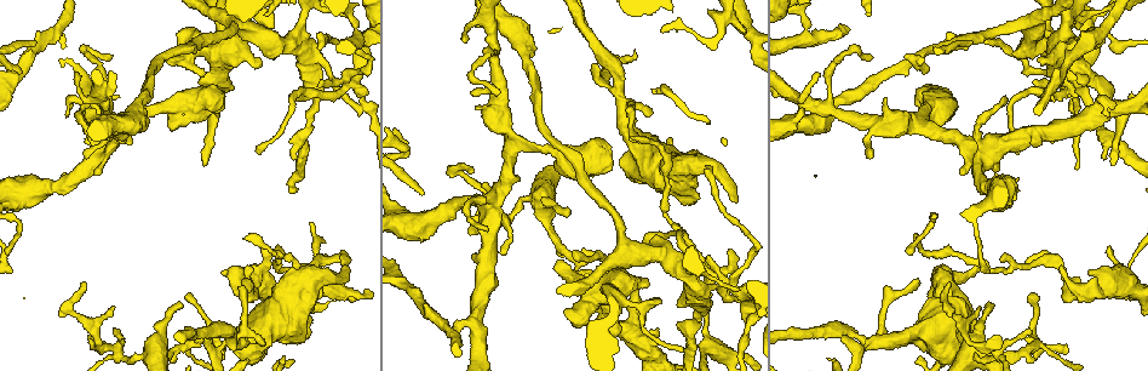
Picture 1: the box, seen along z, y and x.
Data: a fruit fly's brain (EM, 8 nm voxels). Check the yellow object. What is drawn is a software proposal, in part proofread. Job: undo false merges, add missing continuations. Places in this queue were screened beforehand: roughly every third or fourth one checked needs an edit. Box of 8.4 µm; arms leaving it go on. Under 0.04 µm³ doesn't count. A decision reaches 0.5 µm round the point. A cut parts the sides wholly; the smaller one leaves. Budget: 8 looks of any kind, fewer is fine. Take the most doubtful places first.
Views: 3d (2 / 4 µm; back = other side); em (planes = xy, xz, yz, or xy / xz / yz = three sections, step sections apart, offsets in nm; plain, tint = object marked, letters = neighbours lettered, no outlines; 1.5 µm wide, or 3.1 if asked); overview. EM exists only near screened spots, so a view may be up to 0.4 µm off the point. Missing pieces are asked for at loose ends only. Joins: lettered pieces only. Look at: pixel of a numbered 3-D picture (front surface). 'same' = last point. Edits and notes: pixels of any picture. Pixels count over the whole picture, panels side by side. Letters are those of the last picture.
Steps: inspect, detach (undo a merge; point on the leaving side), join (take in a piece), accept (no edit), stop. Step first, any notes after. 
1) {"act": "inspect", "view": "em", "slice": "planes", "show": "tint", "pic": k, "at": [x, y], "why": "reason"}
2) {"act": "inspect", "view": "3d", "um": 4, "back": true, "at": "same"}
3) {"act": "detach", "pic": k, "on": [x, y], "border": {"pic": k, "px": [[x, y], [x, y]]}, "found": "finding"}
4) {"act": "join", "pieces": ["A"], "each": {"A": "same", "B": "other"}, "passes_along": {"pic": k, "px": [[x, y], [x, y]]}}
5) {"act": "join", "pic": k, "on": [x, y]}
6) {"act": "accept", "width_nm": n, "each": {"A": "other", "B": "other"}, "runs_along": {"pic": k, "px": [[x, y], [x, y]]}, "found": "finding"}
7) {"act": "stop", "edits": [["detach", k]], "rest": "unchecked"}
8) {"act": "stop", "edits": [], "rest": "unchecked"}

{"act": "inspect", "view": "em", "slice": "planes", "show": "letters", "pic": 1, "at": [338, 86]}

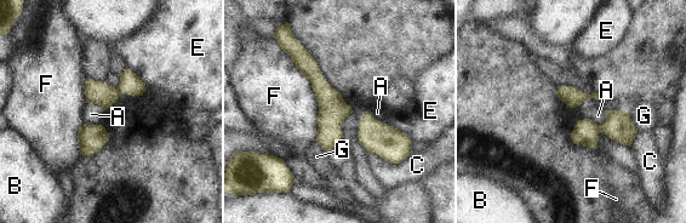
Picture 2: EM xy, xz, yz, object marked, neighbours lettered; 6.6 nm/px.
{"act": "detach", "pic": 2, "on": [618, 126], "longest_contact_nm": ["F", 650], "each": {"A": "other", "B": "other", "C": "other", "E": "other", "F": "other", "G": "other"}, "part_leaving": {"pic": 2, "px": [[293, 55], [329, 98], [329, 148]]}, "found": "a second neuron is stuck on"}

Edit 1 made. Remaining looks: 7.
{"act": "inspect", "view": "overview"}

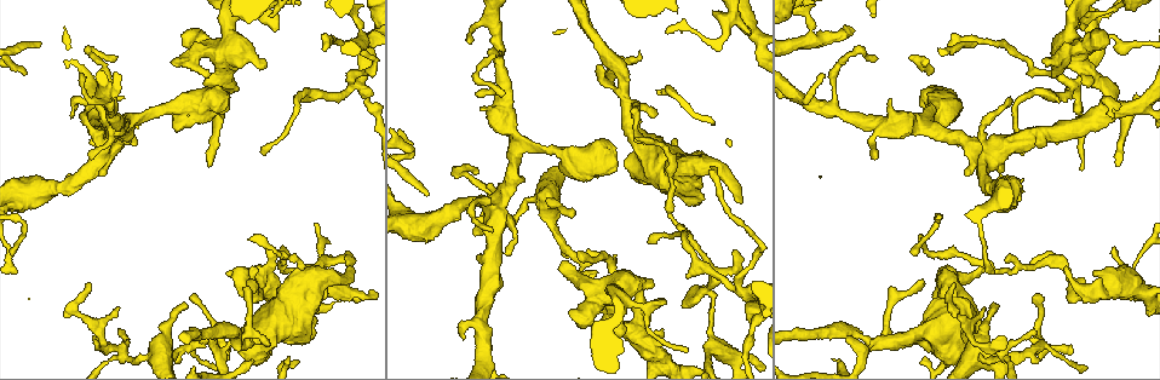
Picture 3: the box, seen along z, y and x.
{"act": "inspect", "view": "3d", "um": 2, "pic": 3, "at": [623, 95], "why": "a narrow waist"}

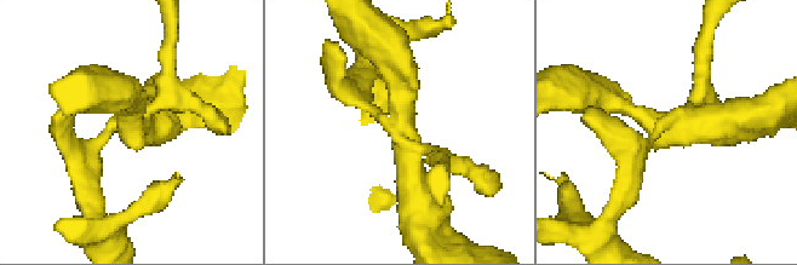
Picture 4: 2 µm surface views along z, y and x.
{"act": "inspect", "view": "em", "slice": "xz", "step": 4, "show": "tint", "pic": 4, "at": [666, 127]}

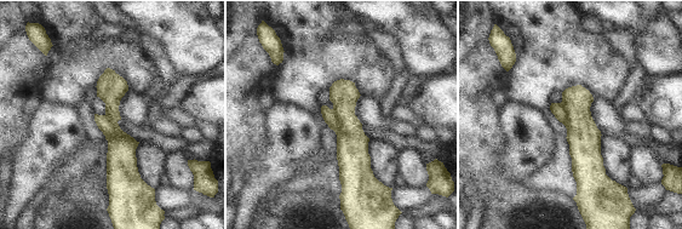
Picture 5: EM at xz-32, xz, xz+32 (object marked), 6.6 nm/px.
{"act": "inspect", "view": "em", "slice": "planes", "show": "letters", "at": "same"}

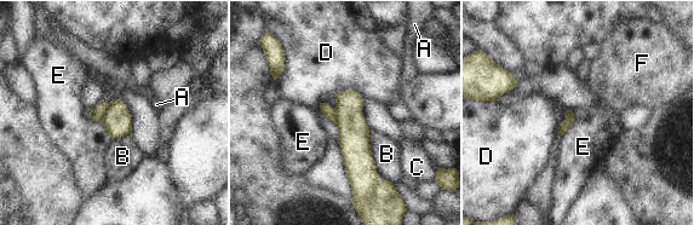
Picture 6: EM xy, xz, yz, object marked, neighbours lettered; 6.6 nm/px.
{"act": "accept", "width_nm": 80, "longest_contact_nm": ["B", 400], "each": {"A": "other", "B": "other", "C": "other", "D": "other", "E": "other", "F": "other"}, "found": "all the same neuron"}

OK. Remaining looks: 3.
{"act": "inspect", "view": "em", "slice": "planes", "show": "tint", "pic": 3, "at": [1070, 354], "why": "thin end"}

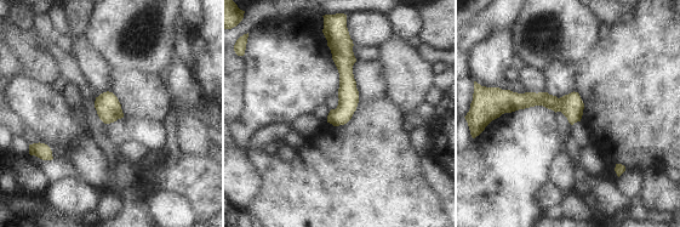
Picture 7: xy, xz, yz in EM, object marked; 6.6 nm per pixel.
{"act": "inspect", "view": "em", "slice": "planes", "show": "letters", "at": "same", "why": "see the neighbours"}

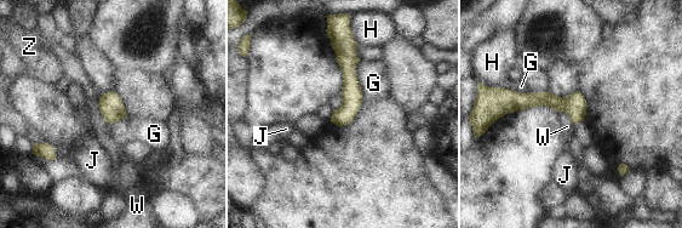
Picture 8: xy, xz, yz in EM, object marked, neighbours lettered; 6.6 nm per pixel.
{"act": "accept", "each": {"G": "other", "H": "other", "J": "other", "W": "other", "Z": "other"}, "runs_along": {"pic": 8, "px": [[584, 106], [527, 100], [508, 107]]}, "found": "none of them fits"}

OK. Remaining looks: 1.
{"act": "stop", "edits": [["detach", 2]], "rest": "unchecked"}

